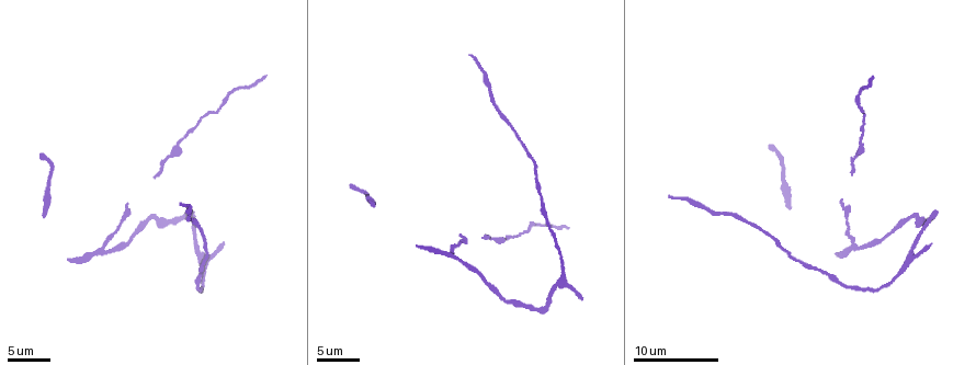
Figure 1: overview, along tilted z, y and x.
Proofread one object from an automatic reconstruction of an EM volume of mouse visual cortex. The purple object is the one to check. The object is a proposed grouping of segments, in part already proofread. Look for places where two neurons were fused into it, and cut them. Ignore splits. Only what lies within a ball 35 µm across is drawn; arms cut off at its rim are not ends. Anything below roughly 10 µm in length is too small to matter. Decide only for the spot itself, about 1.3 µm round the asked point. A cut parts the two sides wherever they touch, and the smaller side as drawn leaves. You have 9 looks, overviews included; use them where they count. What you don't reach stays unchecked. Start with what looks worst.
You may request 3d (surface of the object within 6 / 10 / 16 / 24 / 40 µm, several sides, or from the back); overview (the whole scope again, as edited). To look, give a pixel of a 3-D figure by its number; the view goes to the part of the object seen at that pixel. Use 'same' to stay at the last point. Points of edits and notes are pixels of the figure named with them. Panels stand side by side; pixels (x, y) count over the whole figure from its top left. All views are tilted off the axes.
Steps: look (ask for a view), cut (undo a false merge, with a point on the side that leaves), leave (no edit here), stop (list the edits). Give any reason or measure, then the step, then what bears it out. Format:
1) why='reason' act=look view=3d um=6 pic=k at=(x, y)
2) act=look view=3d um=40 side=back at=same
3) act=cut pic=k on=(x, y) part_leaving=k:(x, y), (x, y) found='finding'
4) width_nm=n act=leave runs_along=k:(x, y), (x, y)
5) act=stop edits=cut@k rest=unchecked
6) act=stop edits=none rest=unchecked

why='sudden change in width' act=look view=3d um=6 pic=1 at=(178, 145)

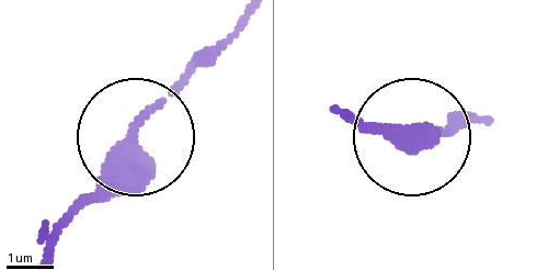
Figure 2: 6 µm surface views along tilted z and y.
act=look view=3d um=6 side=back pic=2 at=(126, 149)

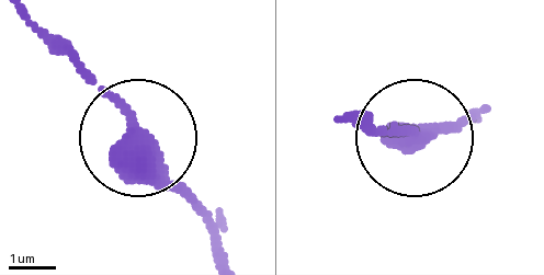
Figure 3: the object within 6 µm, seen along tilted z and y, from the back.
act=leave found='one neuron here'

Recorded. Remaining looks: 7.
why='thick turns thin' act=look view=3d um=16 pic=1 at=(490, 286)

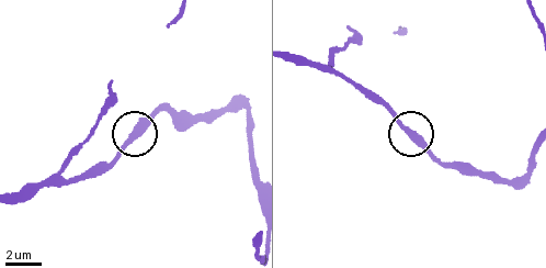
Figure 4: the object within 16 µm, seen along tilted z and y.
act=leave found='all the same neuron'

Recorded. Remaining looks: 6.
why='sudden change in width' act=look view=3d um=10 pic=1 at=(842, 200)

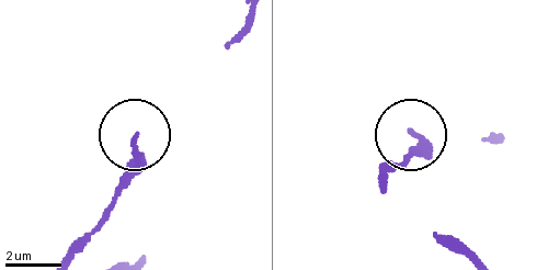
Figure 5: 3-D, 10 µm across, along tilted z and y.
act=leave runs_along=5:(71, 249), (100, 221), (136, 139) found='continuous, no second neuron'

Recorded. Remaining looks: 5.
why='thick turns thin' act=look view=3d um=16 pic=1 at=(492, 94)

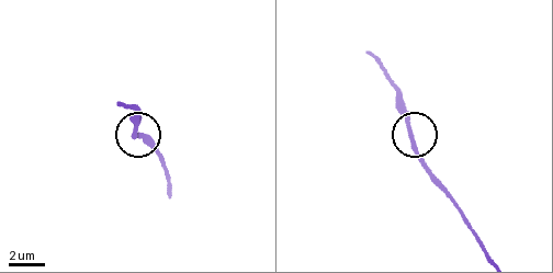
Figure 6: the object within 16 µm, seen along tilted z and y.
act=leave runs_along=6:(489, 253), (421, 156), (401, 99) found='continuous, no second neuron'

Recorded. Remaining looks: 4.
act=stop edits=none rest=unchecked

